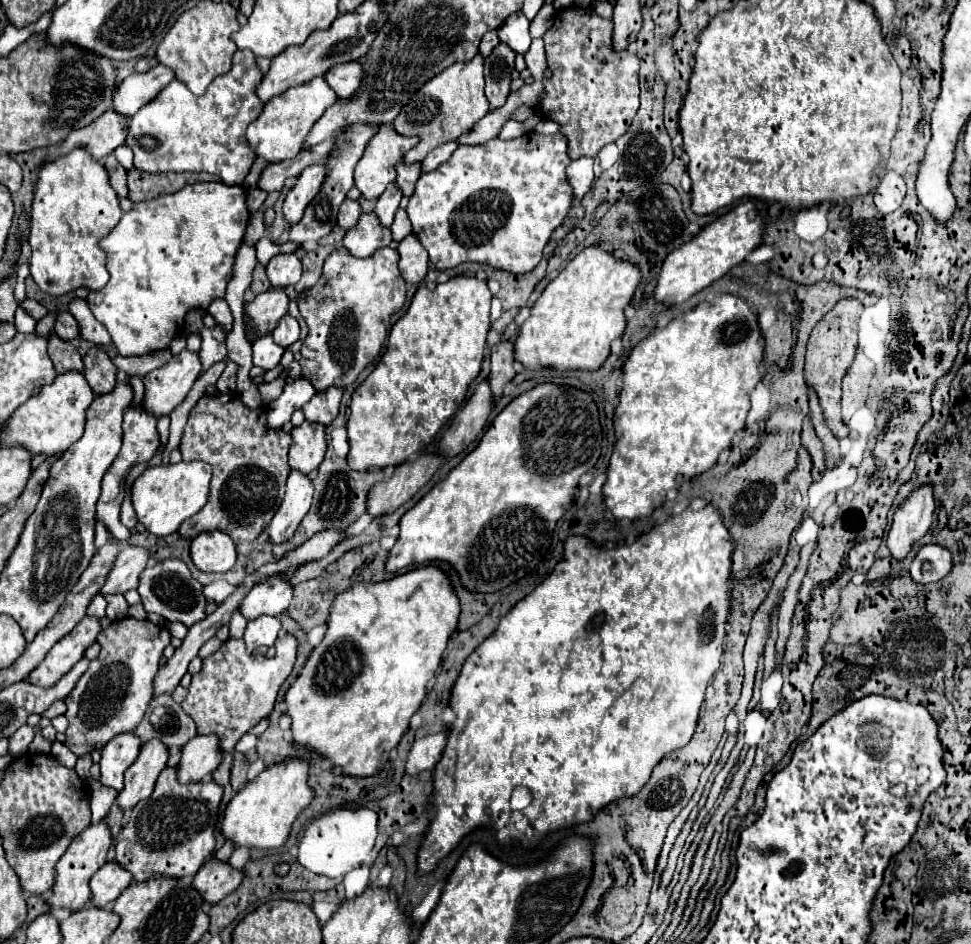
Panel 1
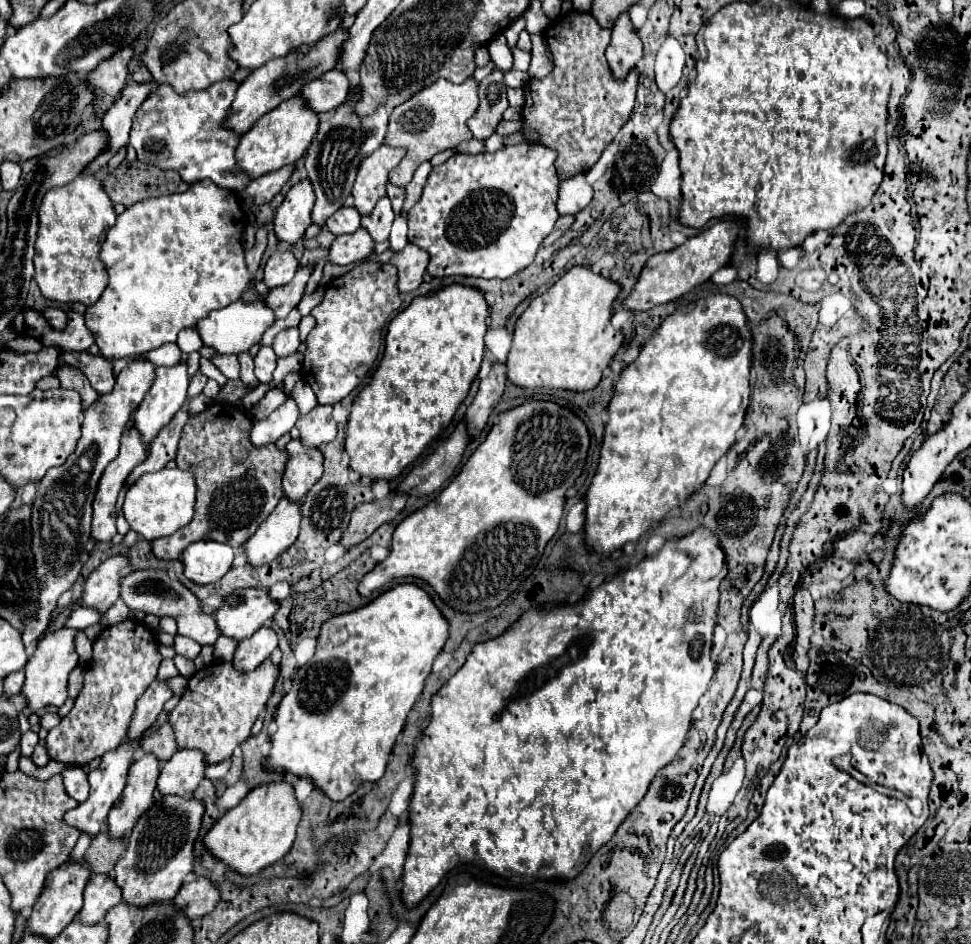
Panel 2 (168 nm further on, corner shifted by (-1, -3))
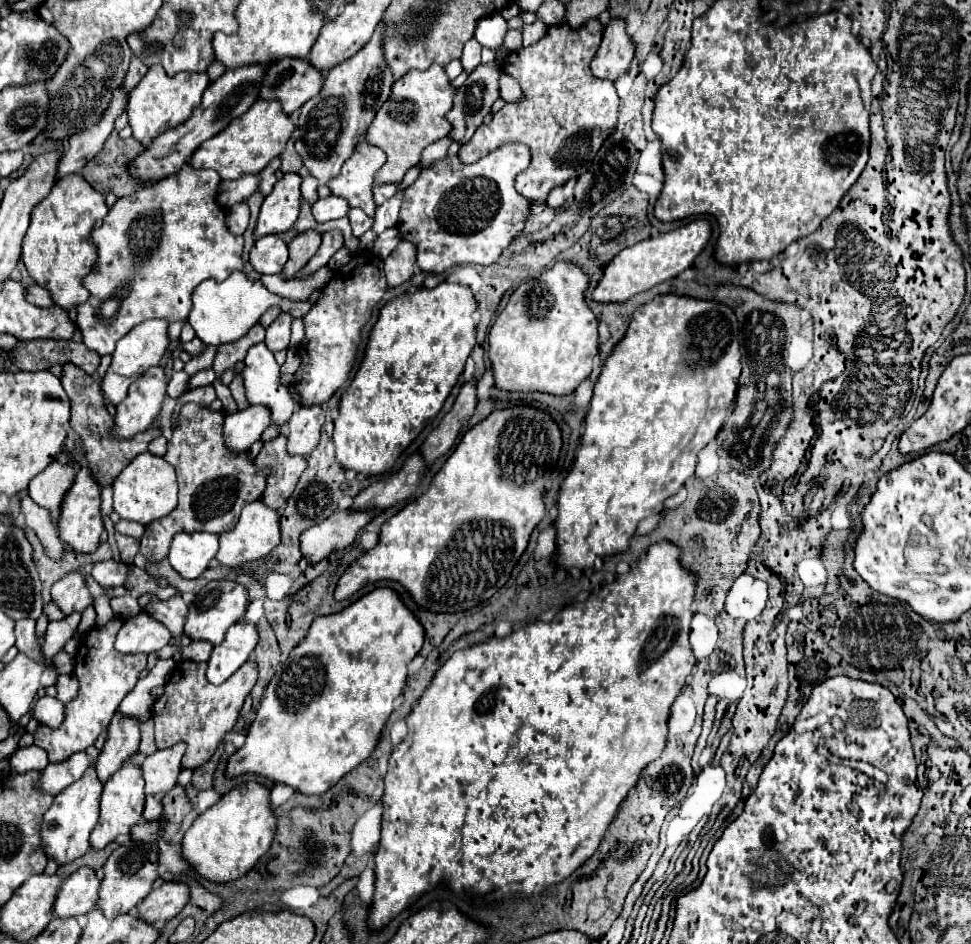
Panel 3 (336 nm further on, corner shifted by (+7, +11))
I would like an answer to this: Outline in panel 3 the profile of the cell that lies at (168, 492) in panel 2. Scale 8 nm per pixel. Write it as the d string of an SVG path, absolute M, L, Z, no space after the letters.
M149 451L137 455L113 481L113 509L121 519L149 525L155 519L169 515L177 507L177 477L173 465L163 457L151 455Z

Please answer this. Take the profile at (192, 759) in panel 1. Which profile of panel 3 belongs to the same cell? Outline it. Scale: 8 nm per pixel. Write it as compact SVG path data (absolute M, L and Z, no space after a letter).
M177 743L167 749L159 749L143 761L143 779L147 795L165 795L177 785L181 773L181 757L185 755L185 743Z

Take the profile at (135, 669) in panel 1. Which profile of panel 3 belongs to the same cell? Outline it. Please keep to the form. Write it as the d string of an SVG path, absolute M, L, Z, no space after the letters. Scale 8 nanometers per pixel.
M113 617L101 629L91 629L81 637L73 667L73 675L79 679L79 693L75 699L65 703L65 719L57 729L39 725L33 733L35 745L49 753L49 761L63 761L71 753L85 751L87 747L91 747L99 733L107 729L117 705L121 703L121 697L125 697L125 693L129 693L129 689L133 689L133 685L139 681L139 673L147 665L147 655L123 655L113 649L113 641L121 625L123 621L119 617Z

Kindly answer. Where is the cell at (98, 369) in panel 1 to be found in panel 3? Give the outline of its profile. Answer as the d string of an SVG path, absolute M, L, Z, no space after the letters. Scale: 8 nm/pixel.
M33 339L33 341L19 341L17 347L9 353L11 361L21 369L21 371L41 371L49 369L51 365L67 363L71 361L73 365L81 367L85 373L93 375L99 367L99 355L91 349L85 347L85 343L75 343L75 341L63 341L63 339Z

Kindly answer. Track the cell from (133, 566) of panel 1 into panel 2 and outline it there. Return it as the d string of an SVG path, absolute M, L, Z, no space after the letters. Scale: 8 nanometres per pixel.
M109 557L103 561L87 579L81 593L81 607L91 607L99 613L105 613L119 599L119 581L129 573L127 557Z

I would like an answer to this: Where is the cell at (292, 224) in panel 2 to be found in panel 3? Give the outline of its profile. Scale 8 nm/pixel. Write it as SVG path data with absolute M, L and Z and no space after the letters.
M285 173L273 187L271 195L265 197L255 227L255 237L269 233L285 233L293 227L299 217L301 205L301 177L297 173Z

